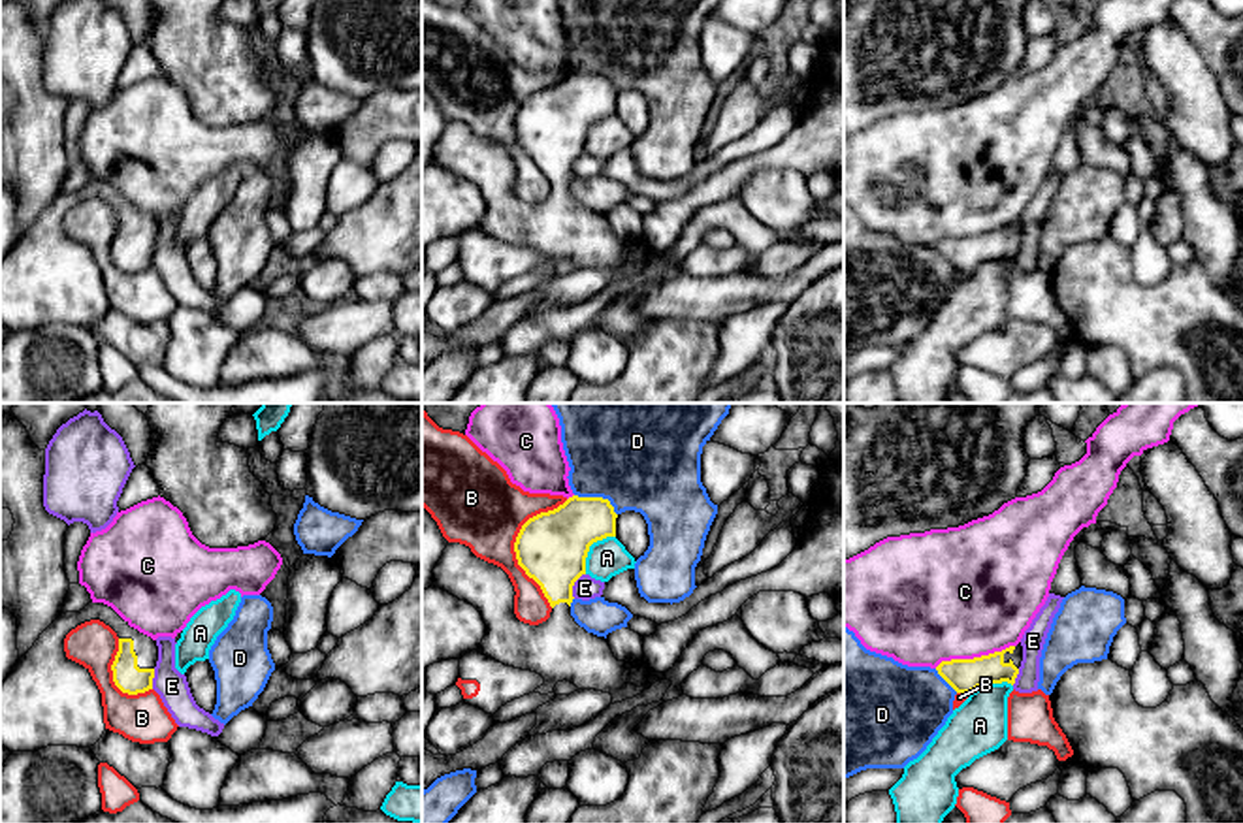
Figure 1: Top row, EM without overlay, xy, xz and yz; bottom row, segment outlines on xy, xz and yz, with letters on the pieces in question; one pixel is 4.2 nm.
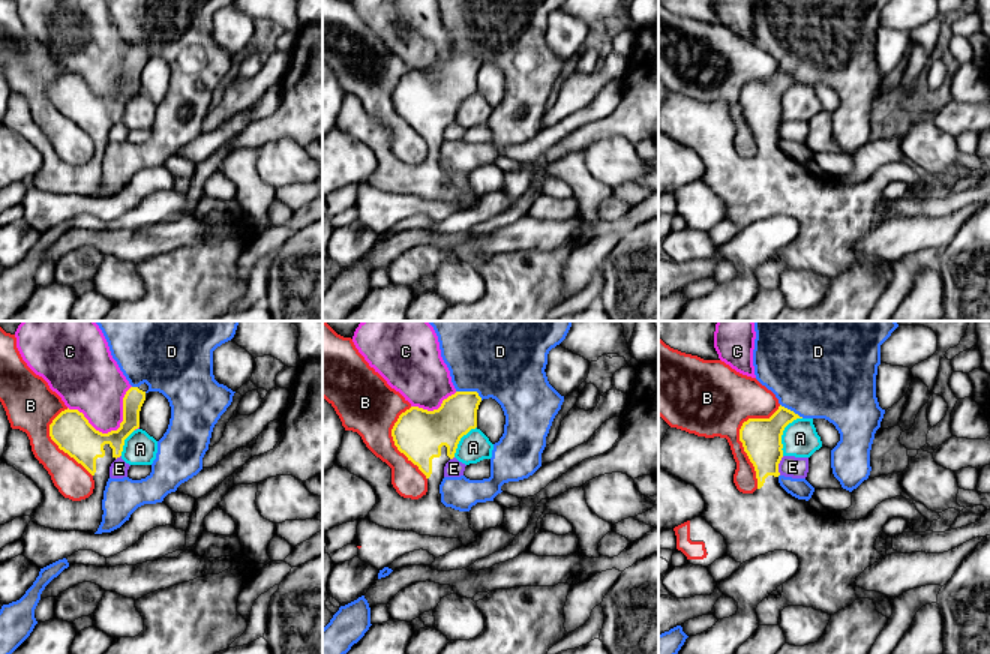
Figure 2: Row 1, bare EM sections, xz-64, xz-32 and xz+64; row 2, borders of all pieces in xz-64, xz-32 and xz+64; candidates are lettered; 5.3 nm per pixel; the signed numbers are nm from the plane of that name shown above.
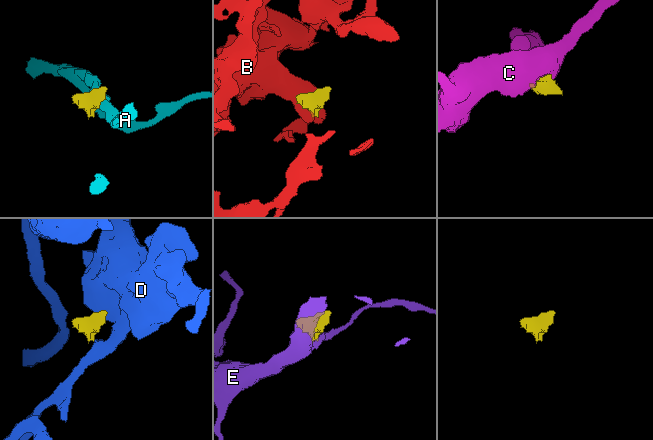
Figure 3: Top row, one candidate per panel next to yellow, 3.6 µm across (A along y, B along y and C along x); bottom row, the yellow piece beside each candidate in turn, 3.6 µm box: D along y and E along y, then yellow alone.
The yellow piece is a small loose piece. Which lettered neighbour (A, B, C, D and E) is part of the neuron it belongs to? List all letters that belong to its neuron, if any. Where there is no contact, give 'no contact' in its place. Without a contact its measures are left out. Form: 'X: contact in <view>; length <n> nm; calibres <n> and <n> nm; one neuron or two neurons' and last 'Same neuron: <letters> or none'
A: contact in xz; length 220 nm; calibres 300 and 160 nm; two neurons
B: contact in xz; length 460 nm; calibres 300 and 360 nm; two neurons
C: contact in yz; length 360 nm; calibres 140 and 500 nm; two neurons
D: contact in xz; length 200 nm; calibres 260 and 480 nm; two neurons
E: contact in xz; length 120 nm; calibres 300 and 100 nm; two neurons
Same neuron: none

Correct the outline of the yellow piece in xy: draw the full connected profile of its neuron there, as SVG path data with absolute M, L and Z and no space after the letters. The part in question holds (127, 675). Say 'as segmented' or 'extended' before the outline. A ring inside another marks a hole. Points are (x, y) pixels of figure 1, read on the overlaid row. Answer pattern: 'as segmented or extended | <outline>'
extended | M104 603L60 614L0 684L0 746L11 753L47 746L90 748L102 738L102 693L89 669L64 652L66 635L90 620L104 621L119 637L111 665L115 686L128 695L153 689L156 640Z

